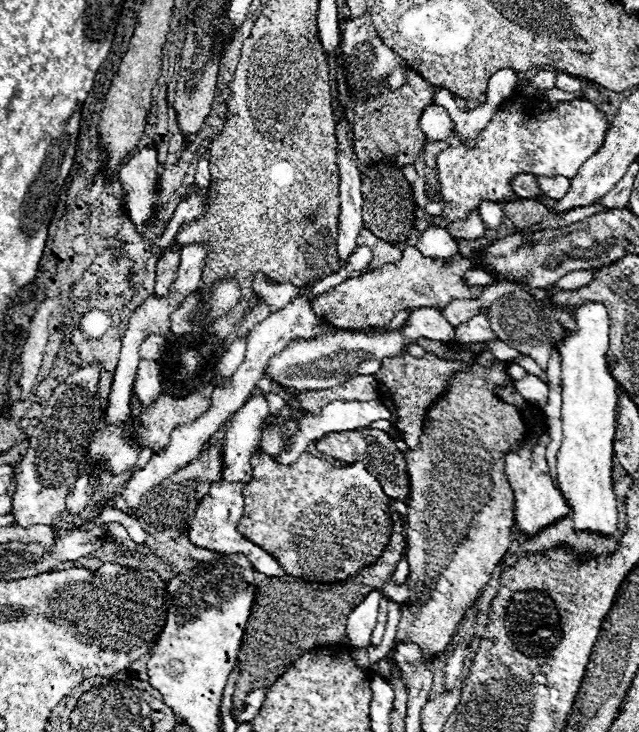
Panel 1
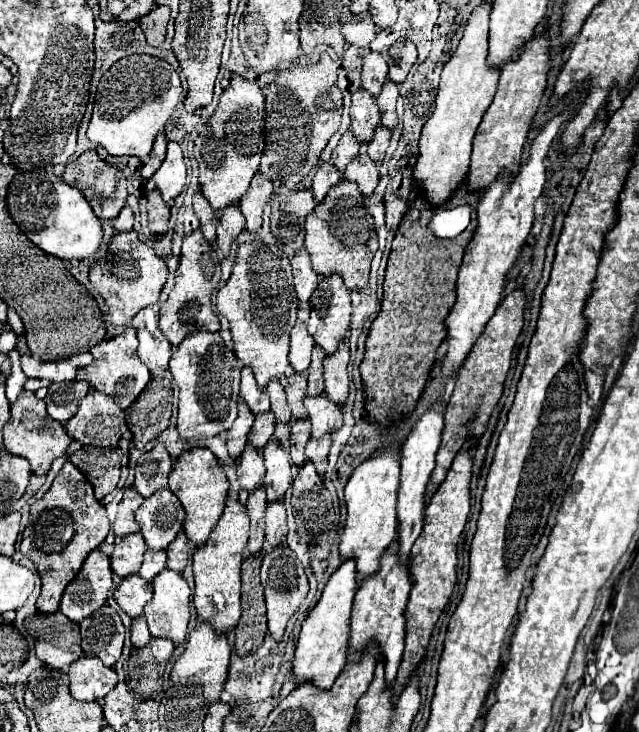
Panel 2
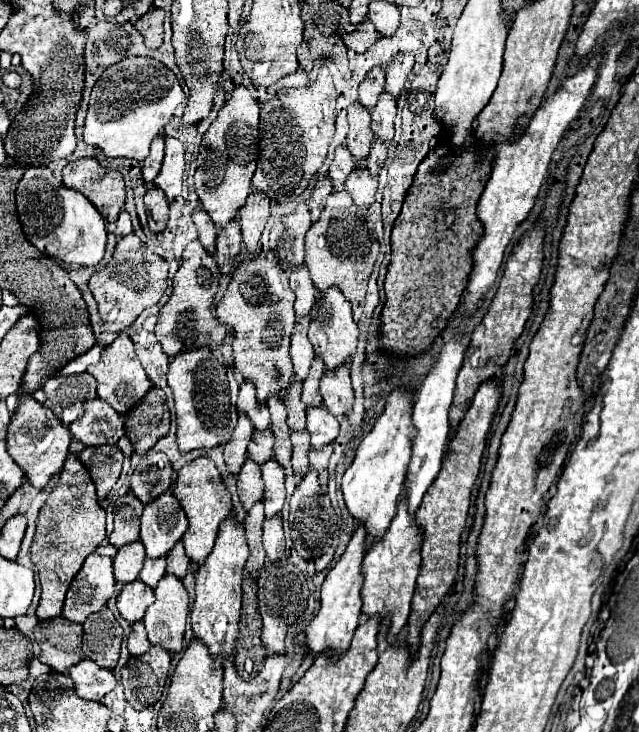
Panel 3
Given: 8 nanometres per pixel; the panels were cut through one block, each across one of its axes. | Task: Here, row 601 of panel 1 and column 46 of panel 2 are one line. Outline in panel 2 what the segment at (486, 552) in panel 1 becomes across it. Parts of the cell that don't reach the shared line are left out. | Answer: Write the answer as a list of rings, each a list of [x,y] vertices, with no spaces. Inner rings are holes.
[[[28,390],[20,392],[18,400],[10,408],[12,408],[12,418],[4,426],[4,446],[6,446],[6,450],[14,456],[26,458],[30,462],[32,474],[46,476],[52,462],[66,454],[66,448],[72,442],[72,438],[68,436],[68,432],[64,430],[64,426],[60,422],[56,422],[48,416],[46,404],[42,400],[38,400],[34,396],[34,392],[28,392]]]

